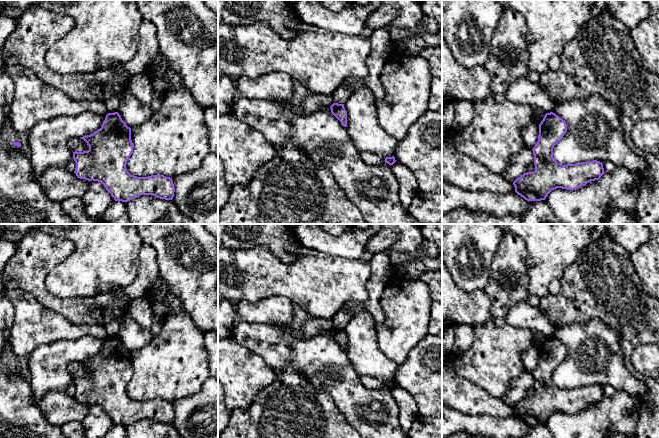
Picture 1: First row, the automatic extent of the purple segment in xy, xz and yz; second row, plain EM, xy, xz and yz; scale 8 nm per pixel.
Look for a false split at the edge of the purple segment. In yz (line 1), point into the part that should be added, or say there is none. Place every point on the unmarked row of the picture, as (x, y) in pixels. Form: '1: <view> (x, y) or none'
1: none

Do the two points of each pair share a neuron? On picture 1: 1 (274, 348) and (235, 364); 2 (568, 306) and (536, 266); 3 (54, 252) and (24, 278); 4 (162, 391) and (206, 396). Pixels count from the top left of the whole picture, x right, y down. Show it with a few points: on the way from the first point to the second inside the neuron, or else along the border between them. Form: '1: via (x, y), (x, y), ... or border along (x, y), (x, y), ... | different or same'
1: border along (238, 342), (258, 354), (275, 371) | different
2: border along (549, 293), (540, 299) | different
3: via (47, 258), (31, 271) | same
4: border along (207, 377), (195, 393), (180, 399) | different

